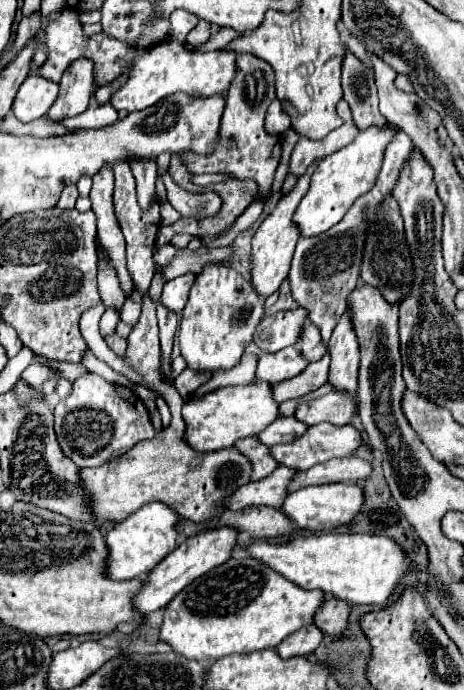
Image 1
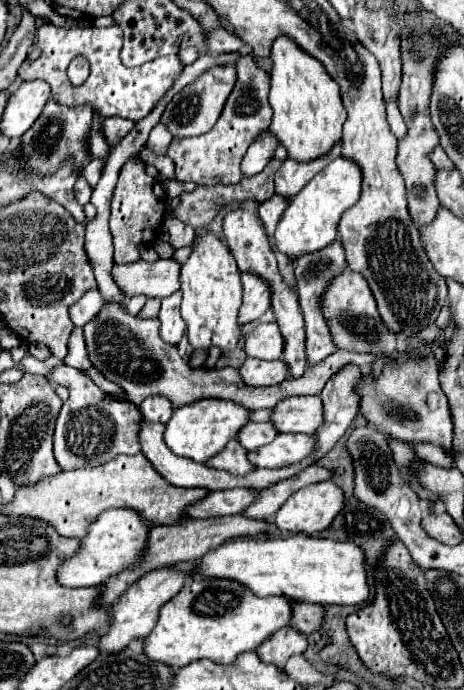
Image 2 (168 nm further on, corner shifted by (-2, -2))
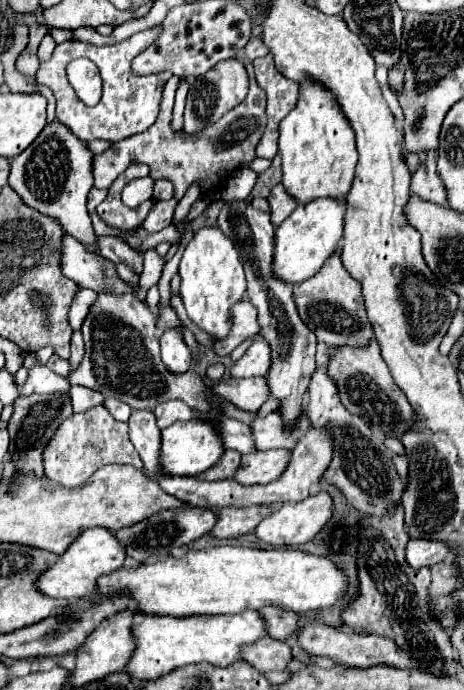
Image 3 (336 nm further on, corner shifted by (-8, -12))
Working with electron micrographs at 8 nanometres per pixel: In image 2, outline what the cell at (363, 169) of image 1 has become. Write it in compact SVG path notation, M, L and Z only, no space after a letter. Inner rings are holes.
M339 156L325 166L295 198L291 198L291 204L283 212L275 230L277 250L291 258L299 258L301 254L317 252L331 244L337 238L337 226L343 212L355 206L361 196L361 182L361 168L351 158Z

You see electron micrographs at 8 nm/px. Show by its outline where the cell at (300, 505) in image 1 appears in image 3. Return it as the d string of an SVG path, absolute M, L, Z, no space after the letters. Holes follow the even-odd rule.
M319 492L315 496L307 496L301 502L287 502L281 508L277 508L273 514L269 514L267 518L263 518L257 528L255 528L255 536L269 544L269 546L297 546L297 544L305 544L309 540L313 540L317 536L317 532L331 520L331 506L333 500L327 492Z

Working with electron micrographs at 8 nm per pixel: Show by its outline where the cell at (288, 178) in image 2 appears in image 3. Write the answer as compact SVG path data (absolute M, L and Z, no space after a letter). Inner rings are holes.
M277 184L271 194L267 196L267 202L269 202L269 214L271 214L271 224L273 226L279 226L295 208L297 208L297 202L295 198L291 198L283 184Z

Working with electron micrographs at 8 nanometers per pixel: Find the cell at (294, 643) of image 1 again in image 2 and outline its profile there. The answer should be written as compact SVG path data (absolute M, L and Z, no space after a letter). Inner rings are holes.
M285 626L277 630L271 638L267 638L257 648L257 654L261 656L263 662L283 668L291 656L303 654L307 650L307 644L309 644L307 638L299 630L293 630L293 626Z

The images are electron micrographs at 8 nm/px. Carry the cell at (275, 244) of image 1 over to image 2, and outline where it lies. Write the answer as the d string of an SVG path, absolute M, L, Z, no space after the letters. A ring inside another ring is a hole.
M243 274L243 306L241 306L241 324L257 320L269 310L269 286L257 278L257 274Z

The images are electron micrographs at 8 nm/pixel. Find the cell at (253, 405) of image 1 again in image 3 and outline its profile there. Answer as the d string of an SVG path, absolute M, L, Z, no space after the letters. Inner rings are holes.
M189 420L189 422L175 422L169 428L161 430L161 454L159 454L159 468L165 476L195 476L205 472L207 468L219 462L223 454L223 444L217 434L213 422L203 420Z

